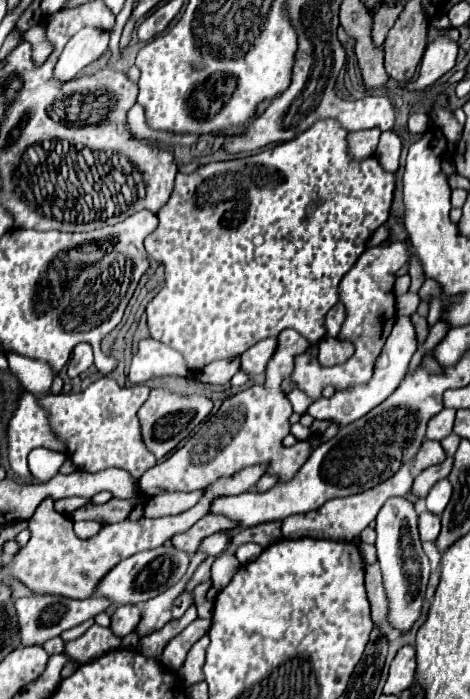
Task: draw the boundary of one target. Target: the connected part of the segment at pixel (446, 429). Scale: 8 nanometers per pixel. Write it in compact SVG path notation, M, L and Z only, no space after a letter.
M440 410L436 416L430 418L428 428L426 428L426 438L430 440L442 440L448 434L452 434L452 426L454 426L454 410Z

